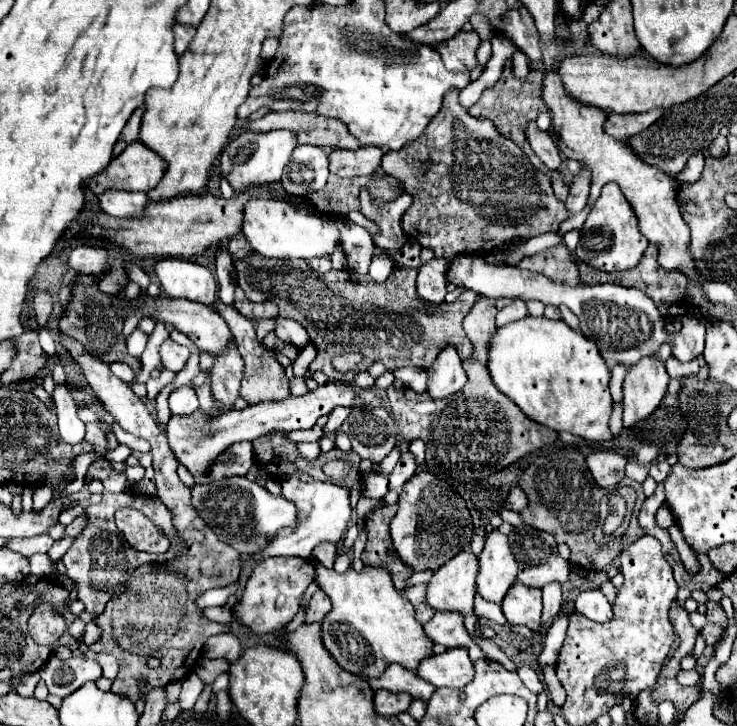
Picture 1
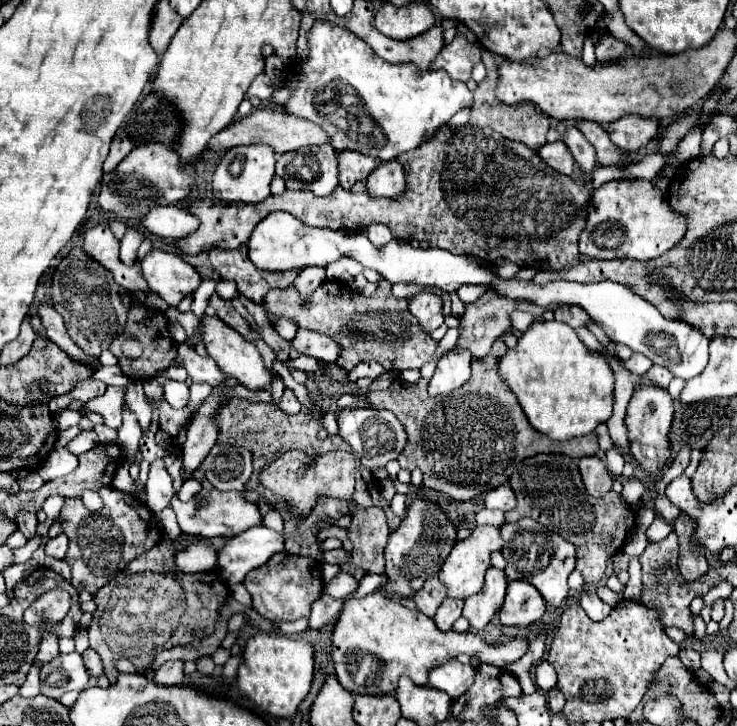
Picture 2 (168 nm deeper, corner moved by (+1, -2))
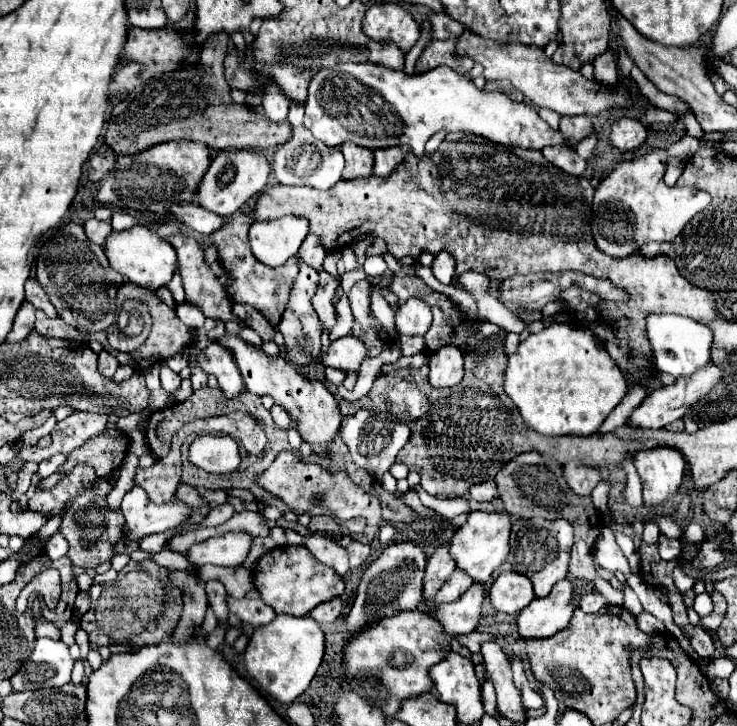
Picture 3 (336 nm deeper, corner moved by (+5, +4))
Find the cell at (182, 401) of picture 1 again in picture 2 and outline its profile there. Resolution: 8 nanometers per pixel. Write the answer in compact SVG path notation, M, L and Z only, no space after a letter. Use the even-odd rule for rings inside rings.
M167 381L165 383L165 401L175 409L187 407L189 387L185 383L179 383L179 381Z

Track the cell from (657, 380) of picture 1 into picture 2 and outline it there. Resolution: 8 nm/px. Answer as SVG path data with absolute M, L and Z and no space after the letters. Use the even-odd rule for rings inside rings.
M643 383L637 385L633 391L633 397L627 405L627 415L625 415L625 427L629 435L629 449L633 457L643 465L647 475L657 477L661 473L661 467L669 459L669 427L673 421L673 399L667 389L657 387L653 383Z

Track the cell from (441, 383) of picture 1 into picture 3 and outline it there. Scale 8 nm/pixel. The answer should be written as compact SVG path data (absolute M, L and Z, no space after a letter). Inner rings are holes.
M445 345L431 355L429 383L433 387L453 387L463 379L465 353L455 345Z

